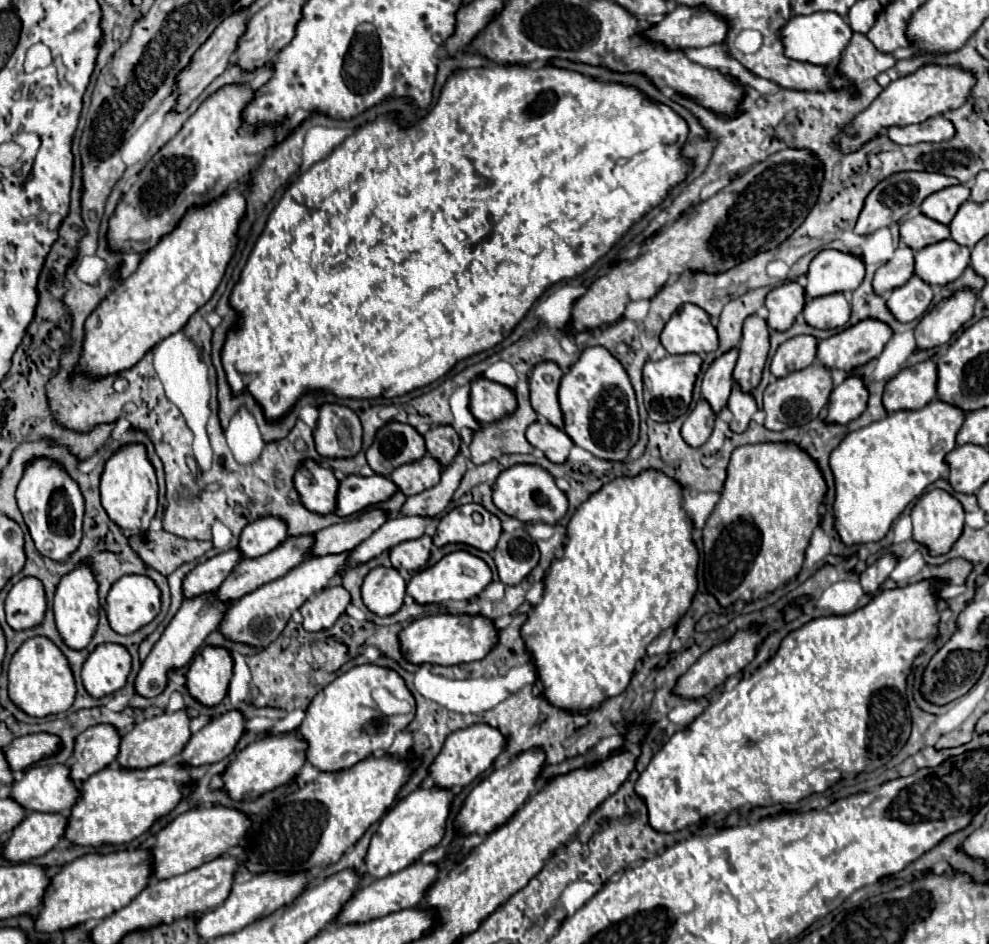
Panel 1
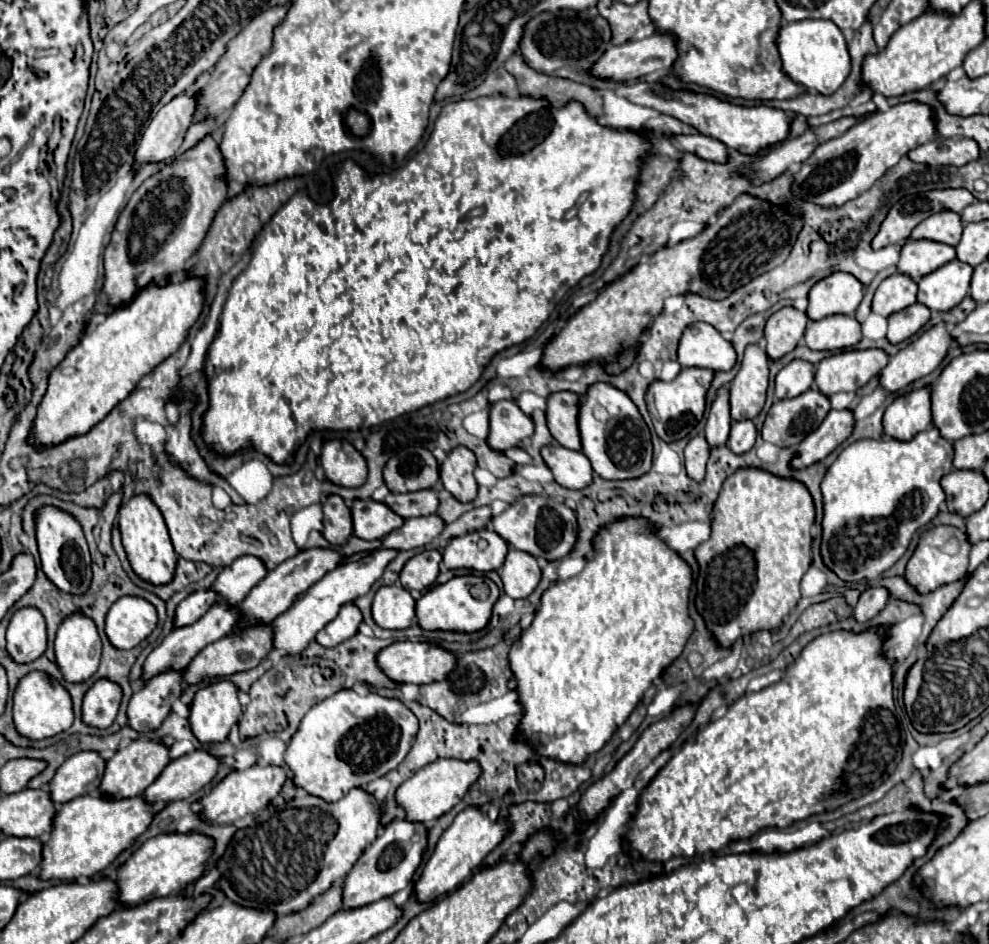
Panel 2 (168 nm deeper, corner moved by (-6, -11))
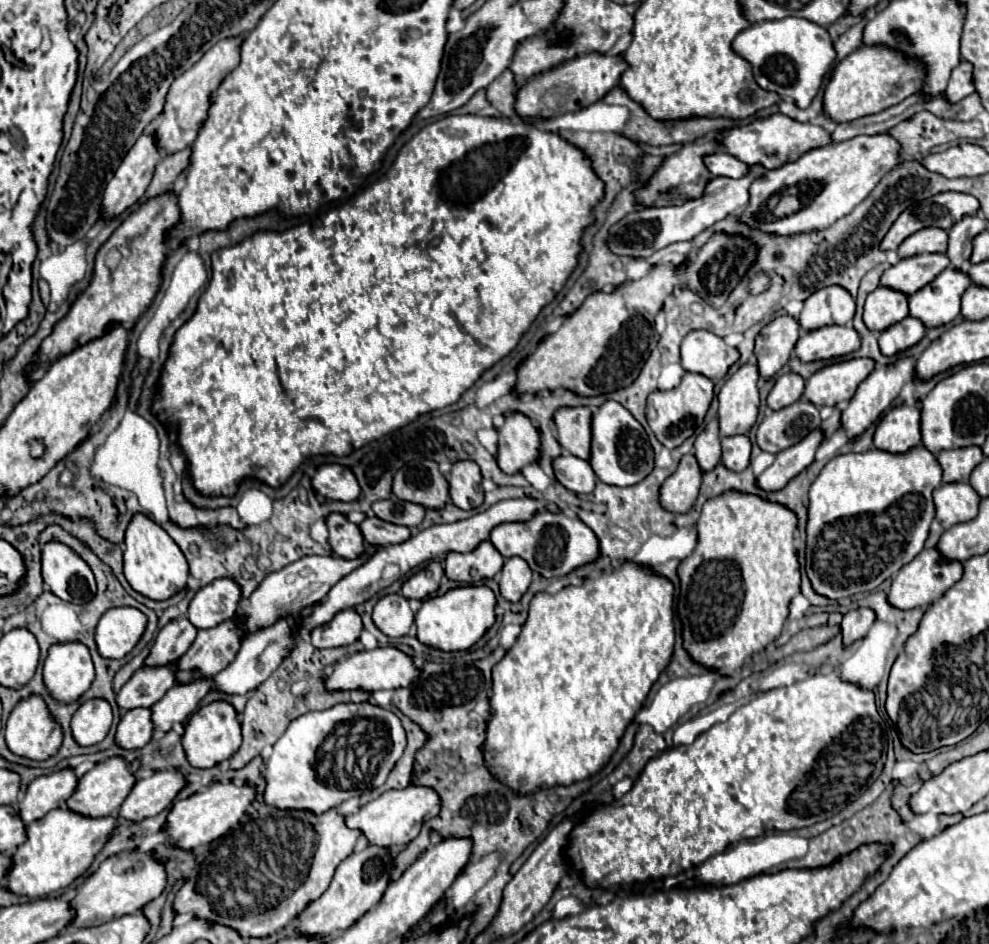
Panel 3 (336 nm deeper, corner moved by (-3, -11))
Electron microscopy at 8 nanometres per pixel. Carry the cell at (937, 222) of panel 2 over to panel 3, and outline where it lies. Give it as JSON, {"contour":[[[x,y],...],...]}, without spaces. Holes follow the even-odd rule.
{"contour":[[[922,229],[922,233],[914,233],[898,247],[898,257],[908,259],[922,253],[946,253],[946,237],[942,229]]]}

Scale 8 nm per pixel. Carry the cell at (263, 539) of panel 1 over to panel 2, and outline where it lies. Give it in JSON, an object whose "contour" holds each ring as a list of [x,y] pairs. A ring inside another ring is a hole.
{"contour":[[[243,555],[219,573],[217,581],[213,583],[213,591],[231,605],[237,605],[249,595],[249,589],[253,589],[253,585],[265,577],[265,573],[267,565],[263,559]]]}

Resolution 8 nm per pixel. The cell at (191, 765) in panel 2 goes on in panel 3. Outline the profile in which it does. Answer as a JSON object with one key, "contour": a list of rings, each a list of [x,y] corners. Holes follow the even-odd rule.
{"contour":[[[158,771],[148,779],[136,781],[130,795],[118,809],[118,819],[130,823],[140,823],[146,817],[154,817],[168,809],[178,791],[186,785],[182,773],[178,771]]]}

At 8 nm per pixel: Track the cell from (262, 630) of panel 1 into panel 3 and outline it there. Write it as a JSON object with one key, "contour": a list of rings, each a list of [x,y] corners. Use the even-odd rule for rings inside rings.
{"contour":[[[196,681],[188,685],[174,685],[158,705],[154,705],[152,711],[152,723],[154,731],[168,733],[174,723],[184,723],[198,707],[200,699],[210,691],[210,681]]]}

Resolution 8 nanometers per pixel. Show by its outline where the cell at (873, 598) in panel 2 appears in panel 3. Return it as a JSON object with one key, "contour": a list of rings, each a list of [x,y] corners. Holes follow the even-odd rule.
{"contour":[[[856,609],[856,611],[848,611],[840,623],[840,631],[842,631],[842,645],[848,647],[854,641],[866,637],[868,629],[874,623],[874,613],[870,613],[870,609]]]}

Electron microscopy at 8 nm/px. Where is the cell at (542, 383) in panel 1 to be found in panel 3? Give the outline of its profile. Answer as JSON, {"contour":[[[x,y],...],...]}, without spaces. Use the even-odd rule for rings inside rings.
{"contour":[[[566,407],[554,415],[556,437],[562,449],[580,459],[590,459],[592,441],[592,411],[588,407]]]}

